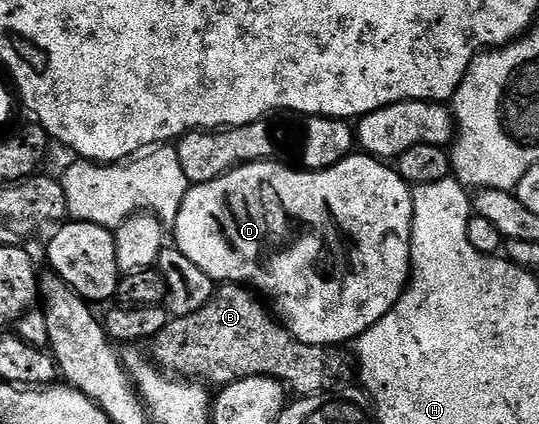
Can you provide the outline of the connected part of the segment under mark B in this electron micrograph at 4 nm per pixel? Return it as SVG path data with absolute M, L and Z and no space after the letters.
M224 282L217 287L210 302L202 306L202 310L169 319L162 334L158 334L150 344L150 356L156 367L173 377L188 382L203 382L208 386L269 376L291 391L293 388L301 397L335 392L345 387L351 376L353 379L353 361L349 357L348 361L339 347L303 344L251 294L247 287Z

